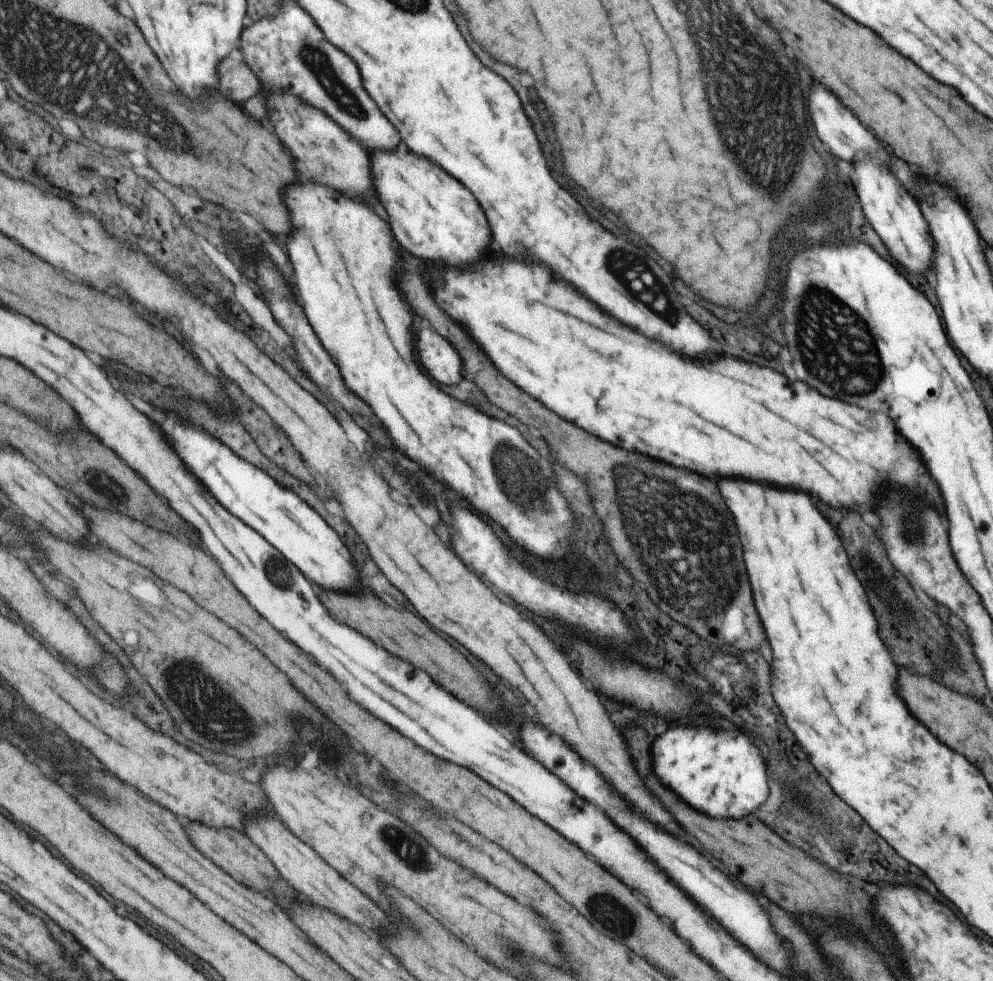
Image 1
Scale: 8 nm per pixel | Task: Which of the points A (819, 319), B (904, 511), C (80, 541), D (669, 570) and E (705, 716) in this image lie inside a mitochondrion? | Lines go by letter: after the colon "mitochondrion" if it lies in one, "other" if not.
A: mitochondrion
B: mitochondrion
C: other
D: mitochondrion
E: other

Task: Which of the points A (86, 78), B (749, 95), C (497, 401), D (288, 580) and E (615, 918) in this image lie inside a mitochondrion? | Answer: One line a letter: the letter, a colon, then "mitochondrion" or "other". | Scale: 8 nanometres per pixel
A: mitochondrion
B: mitochondrion
C: other
D: mitochondrion
E: mitochondrion

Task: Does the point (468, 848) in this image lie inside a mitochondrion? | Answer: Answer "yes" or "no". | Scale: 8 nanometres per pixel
no

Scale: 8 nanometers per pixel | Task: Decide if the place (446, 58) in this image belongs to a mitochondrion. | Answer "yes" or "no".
no

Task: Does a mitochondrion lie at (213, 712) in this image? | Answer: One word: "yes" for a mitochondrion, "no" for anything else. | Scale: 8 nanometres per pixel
yes

